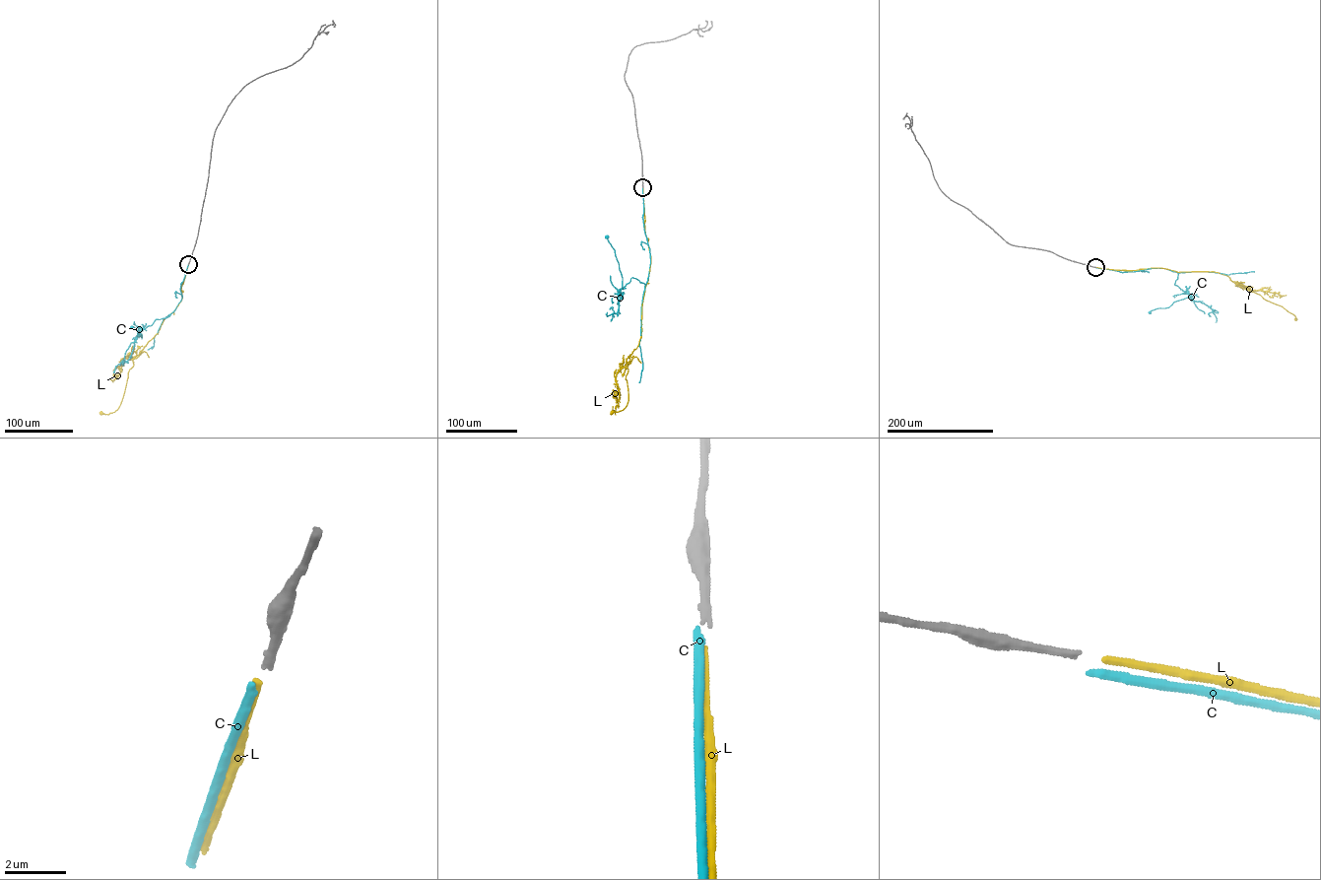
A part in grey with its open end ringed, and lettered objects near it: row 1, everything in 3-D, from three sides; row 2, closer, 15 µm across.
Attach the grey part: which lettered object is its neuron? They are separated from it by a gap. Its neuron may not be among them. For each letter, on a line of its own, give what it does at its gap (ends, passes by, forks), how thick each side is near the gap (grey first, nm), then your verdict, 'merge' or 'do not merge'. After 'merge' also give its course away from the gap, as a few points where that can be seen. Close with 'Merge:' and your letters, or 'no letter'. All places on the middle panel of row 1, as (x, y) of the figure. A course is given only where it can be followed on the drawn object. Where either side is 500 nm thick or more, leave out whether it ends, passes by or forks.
C: it ends; calibres 240 and 280 nm; do not merge
L: it ends; calibres 240 and 280 nm; merge; course (642, 187), (645, 234), (650, 261), (642, 302), (641, 337), (625, 367), (627, 369), (627, 405), (611, 413)
Merge: L

